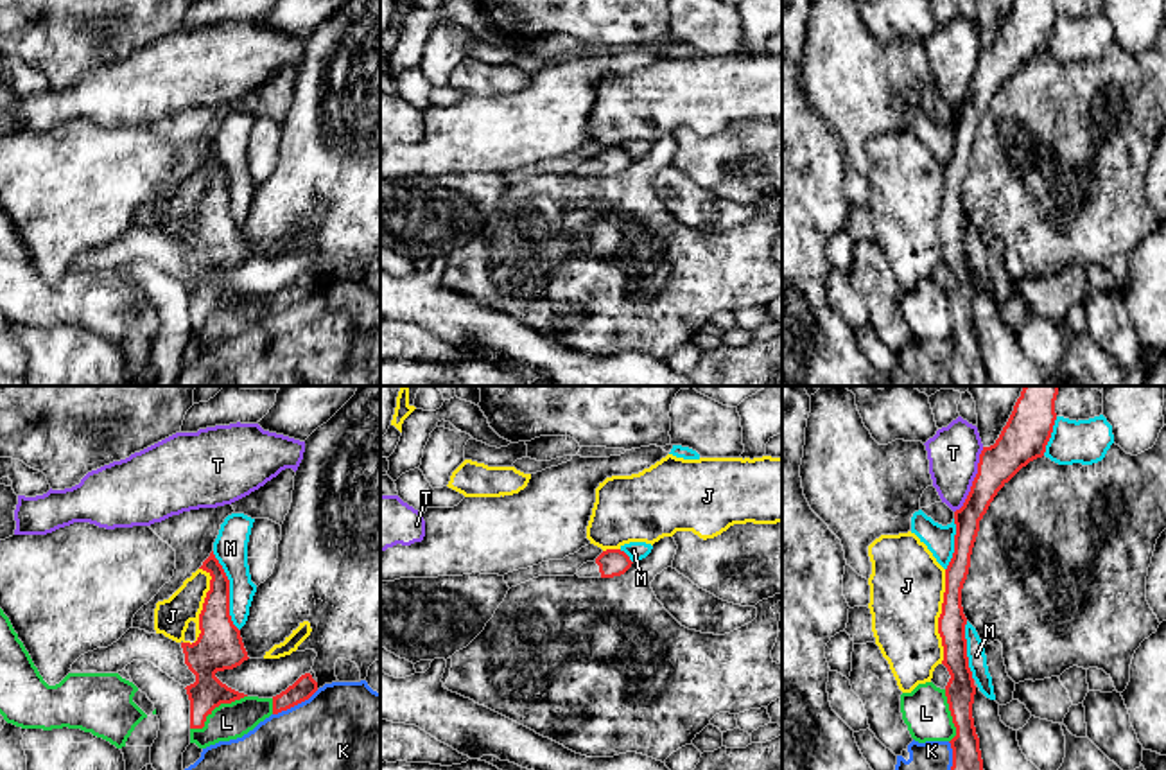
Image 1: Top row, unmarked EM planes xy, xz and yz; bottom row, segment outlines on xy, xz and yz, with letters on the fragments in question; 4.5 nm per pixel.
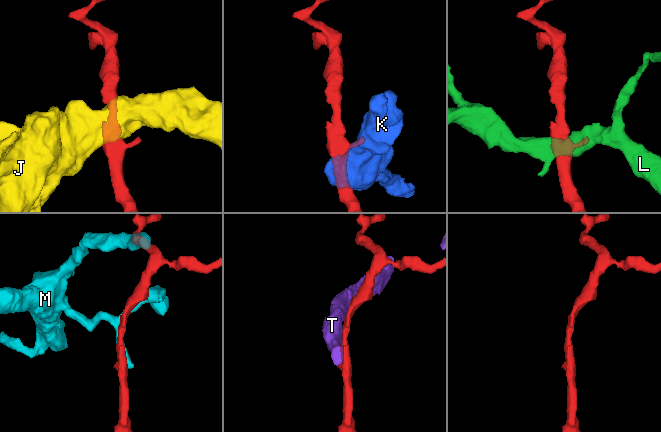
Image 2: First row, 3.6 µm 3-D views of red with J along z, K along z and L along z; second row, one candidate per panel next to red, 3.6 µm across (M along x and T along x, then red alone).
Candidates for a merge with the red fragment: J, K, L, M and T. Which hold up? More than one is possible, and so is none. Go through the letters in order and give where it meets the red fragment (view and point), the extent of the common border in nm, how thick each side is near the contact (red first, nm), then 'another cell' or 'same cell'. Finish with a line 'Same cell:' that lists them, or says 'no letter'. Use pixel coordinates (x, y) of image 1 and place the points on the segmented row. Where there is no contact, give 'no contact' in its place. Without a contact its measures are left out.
J: meets red in yz at (940, 616); contact 420 nm long; 130 nm thick on the red side, 340 nm on the other; another cell
K: meets red in xy at (295, 704); contact 240 nm long; 100 nm thick on the red side, 400 nm on the other; another cell
L: meets red in xy at (216, 706); contact 300 nm long; 190 nm thick on the red side, 160 nm on the other; another cell
M: meets red in xy at (228, 591); contact 380 nm long; 200 nm thick on the red side, 160 nm on the other; another cell
T: meets red in yz at (974, 480); contact 320 nm long; 190 nm thick on the red side, 240 nm on the other; another cell
Same cell: no letter

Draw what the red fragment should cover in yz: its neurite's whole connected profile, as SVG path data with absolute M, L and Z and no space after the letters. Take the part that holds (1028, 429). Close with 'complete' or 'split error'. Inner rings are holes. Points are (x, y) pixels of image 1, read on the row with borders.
M1024 386L1014 411L994 445L983 447L978 474L960 510L954 512L954 553L945 569L945 592L938 634L944 646L942 664L951 678L945 696L956 736L951 770L983 770L979 738L976 734L972 704L976 686L967 657L962 589L969 574L972 547L979 521L997 492L1030 461L1042 458L1057 420L1055 400L1058 386Z; complete

